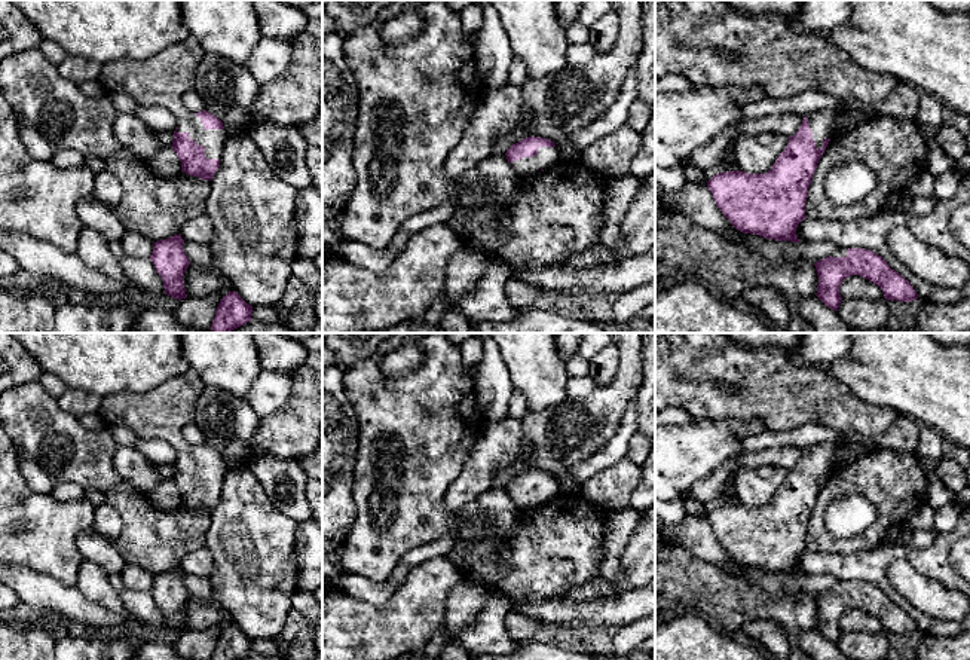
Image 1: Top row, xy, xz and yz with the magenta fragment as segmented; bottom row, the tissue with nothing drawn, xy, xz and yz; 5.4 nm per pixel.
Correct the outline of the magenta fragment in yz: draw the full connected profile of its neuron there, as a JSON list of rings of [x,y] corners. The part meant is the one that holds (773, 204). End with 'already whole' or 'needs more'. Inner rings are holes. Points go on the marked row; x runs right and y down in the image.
[[[835,111],[804,116],[801,128],[765,174],[728,171],[712,177],[707,187],[717,208],[743,233],[799,242],[798,224],[807,217],[811,178],[833,134]]]; needs more

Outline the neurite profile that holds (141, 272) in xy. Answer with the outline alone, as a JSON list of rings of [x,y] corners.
[[[125,256],[120,260],[123,276],[143,291],[154,296],[165,294],[162,276],[156,272],[156,268],[150,259],[137,259]]]

